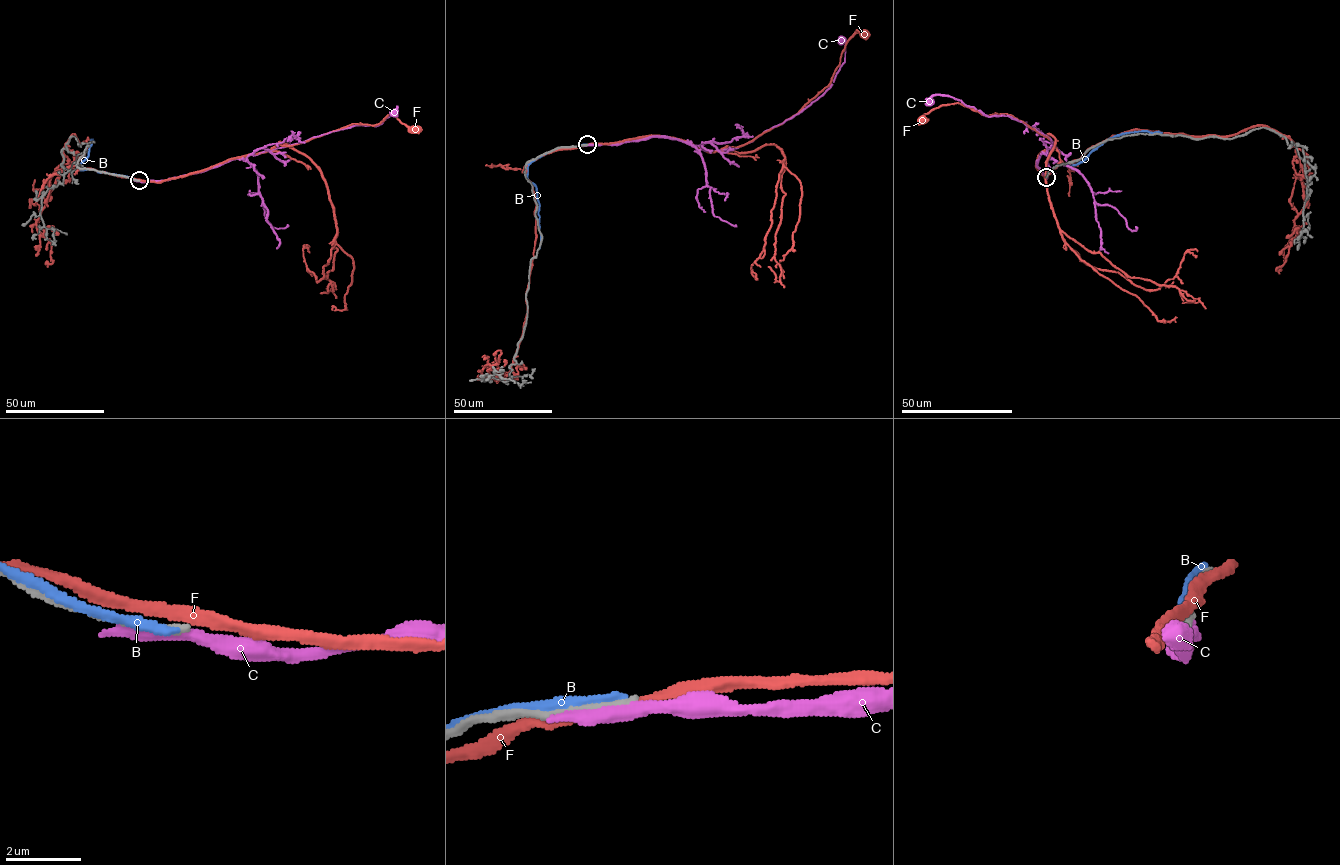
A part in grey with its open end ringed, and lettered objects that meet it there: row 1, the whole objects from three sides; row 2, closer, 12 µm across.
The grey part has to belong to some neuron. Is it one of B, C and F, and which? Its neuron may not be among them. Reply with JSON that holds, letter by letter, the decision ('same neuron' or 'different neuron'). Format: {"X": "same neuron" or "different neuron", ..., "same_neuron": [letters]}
{"B": "different neuron", "C": "different neuron", "F": "different neuron", "same_neuron": []}

